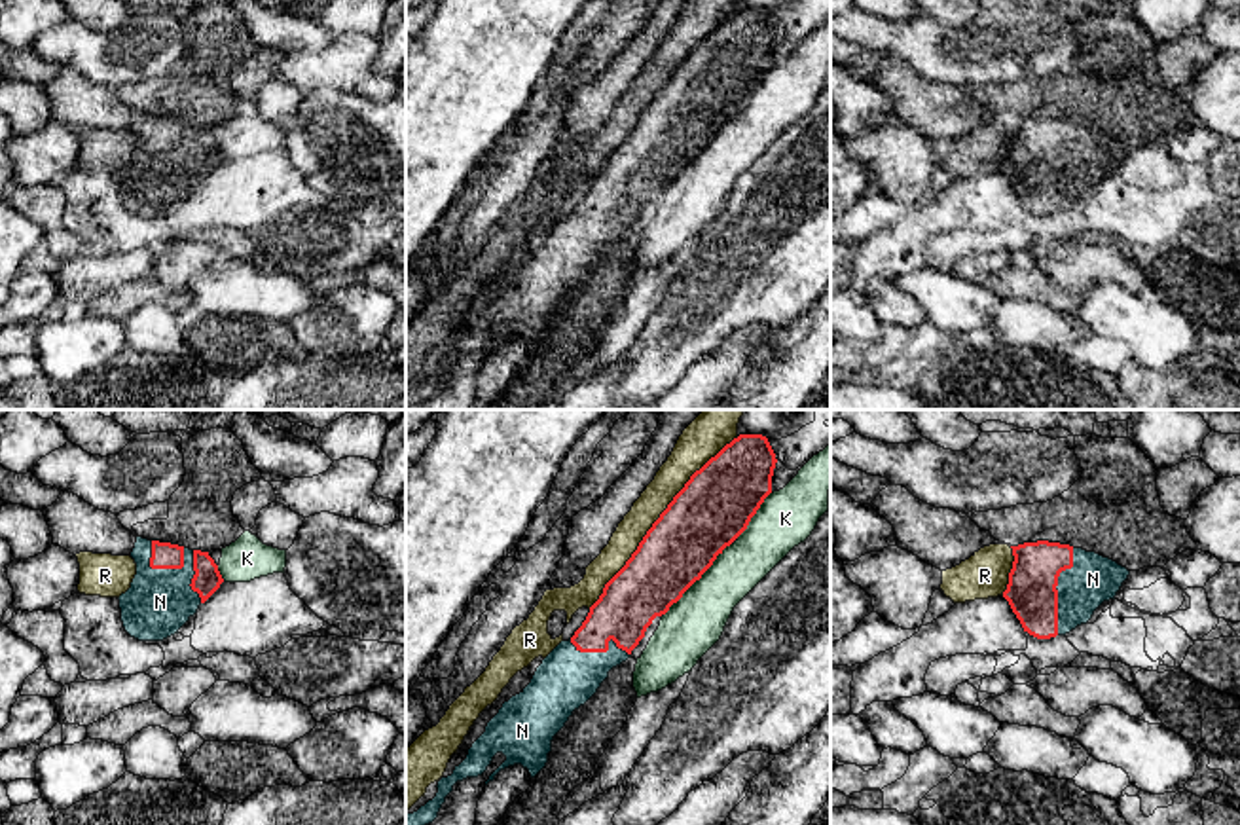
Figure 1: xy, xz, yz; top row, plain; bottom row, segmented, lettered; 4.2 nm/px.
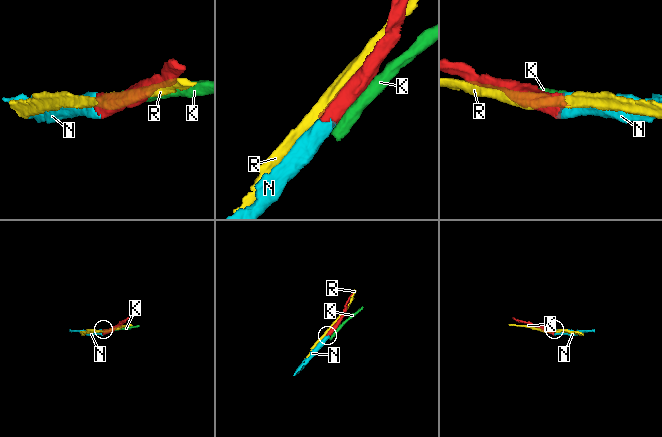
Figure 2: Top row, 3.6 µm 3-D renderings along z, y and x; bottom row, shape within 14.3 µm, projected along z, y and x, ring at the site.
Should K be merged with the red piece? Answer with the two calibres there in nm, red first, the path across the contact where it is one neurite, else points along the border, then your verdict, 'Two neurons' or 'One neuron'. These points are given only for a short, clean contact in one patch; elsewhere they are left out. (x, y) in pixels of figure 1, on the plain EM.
Thickness 300 nm (red) against 240 nm. Two neurons

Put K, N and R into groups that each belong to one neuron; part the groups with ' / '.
K / N / R

